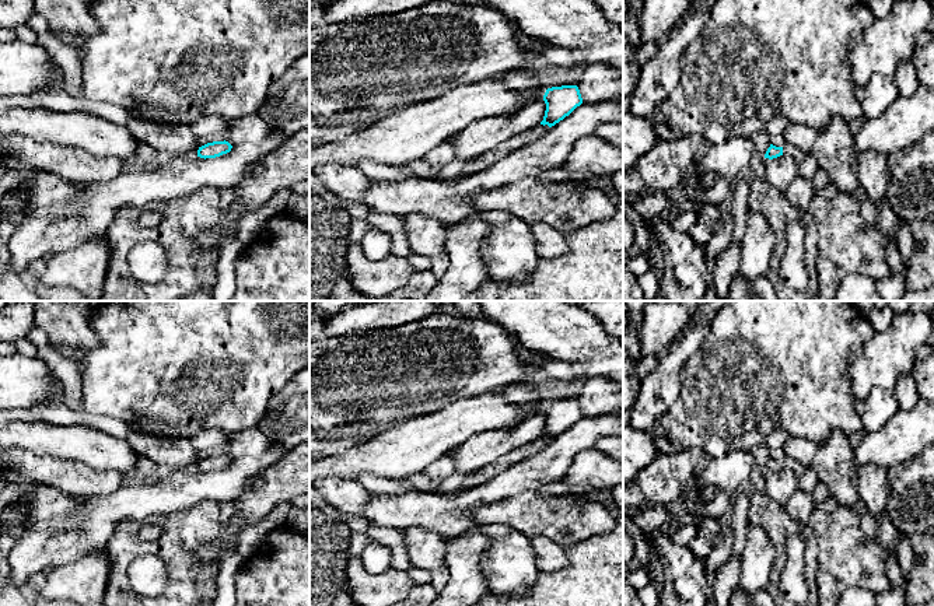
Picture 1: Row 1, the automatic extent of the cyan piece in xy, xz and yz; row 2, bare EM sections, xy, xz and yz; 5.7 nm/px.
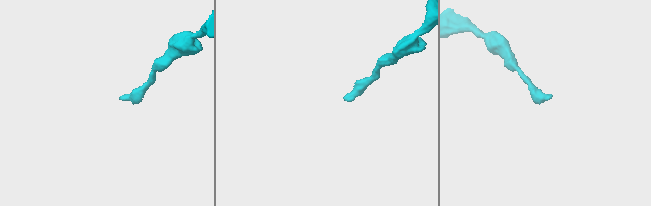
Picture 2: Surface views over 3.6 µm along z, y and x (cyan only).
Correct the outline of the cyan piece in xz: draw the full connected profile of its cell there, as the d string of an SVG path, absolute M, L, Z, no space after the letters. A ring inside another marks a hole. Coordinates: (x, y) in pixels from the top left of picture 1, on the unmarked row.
M562 399L548 402L543 414L546 424L541 438L555 439L583 417L577 399Z

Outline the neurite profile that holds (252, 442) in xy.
M258 427L231 434L227 452L231 459L263 456L276 442L267 438Z

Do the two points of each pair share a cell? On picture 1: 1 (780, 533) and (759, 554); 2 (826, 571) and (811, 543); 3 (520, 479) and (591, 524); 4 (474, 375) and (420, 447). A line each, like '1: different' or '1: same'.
1: different
2: different
3: different
4: different

